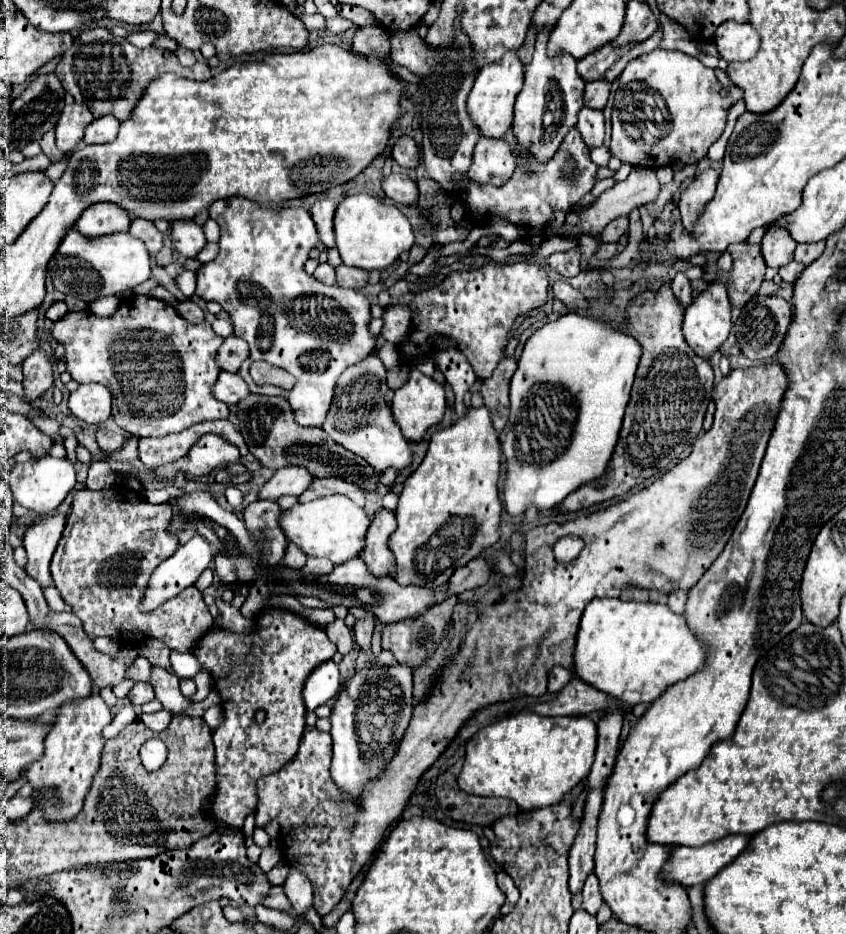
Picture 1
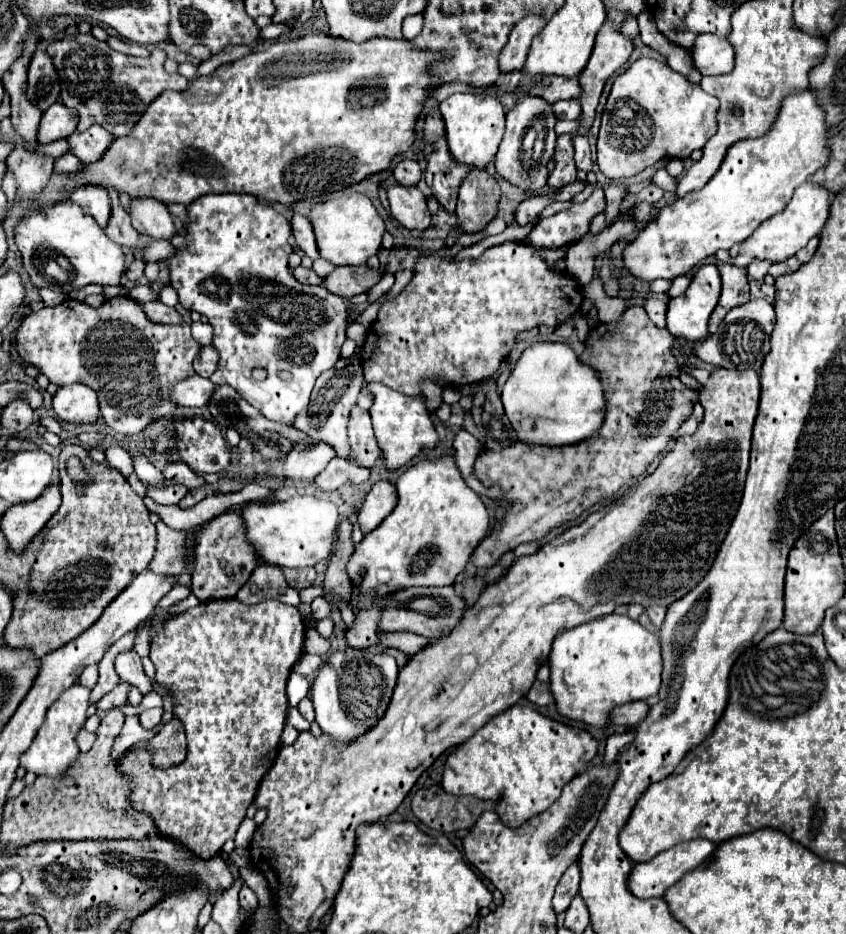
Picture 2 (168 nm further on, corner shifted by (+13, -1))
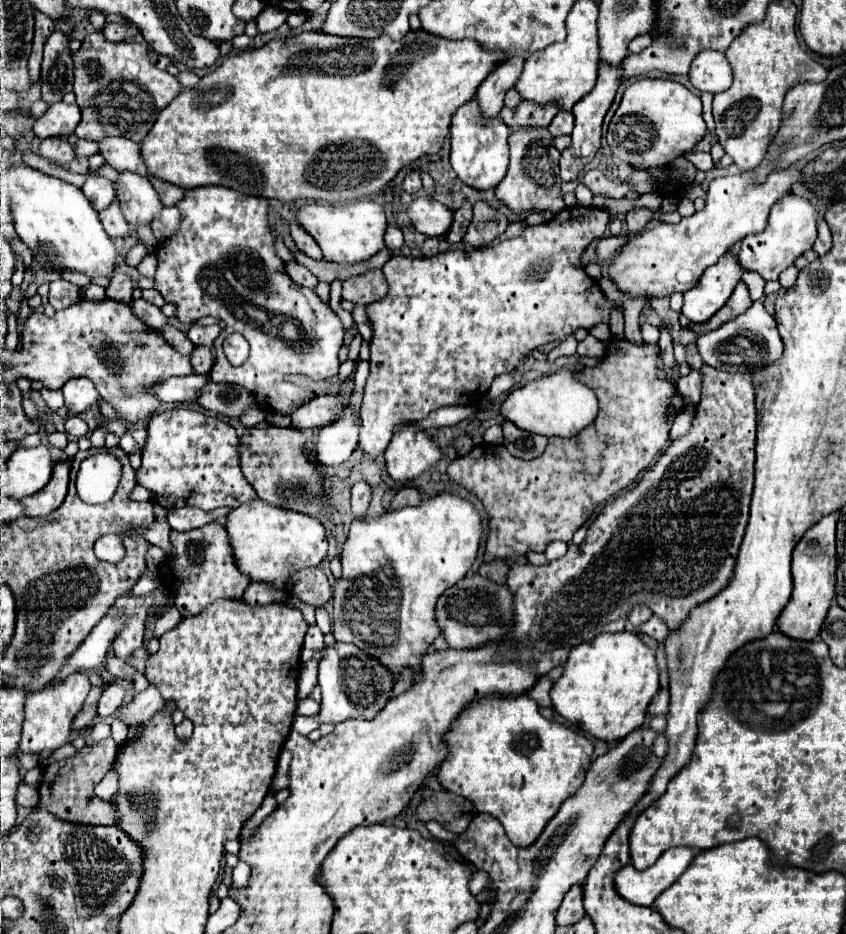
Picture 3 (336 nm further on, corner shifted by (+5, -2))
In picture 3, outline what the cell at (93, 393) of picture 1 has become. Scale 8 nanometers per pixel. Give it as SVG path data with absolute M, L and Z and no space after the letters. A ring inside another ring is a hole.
M70 379L62 387L62 393L64 393L66 409L72 415L88 411L100 401L100 393L96 391L96 387L90 379Z

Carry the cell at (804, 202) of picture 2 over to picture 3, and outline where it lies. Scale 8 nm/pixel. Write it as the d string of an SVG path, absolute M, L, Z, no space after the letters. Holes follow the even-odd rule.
M788 195L786 199L780 199L770 211L768 227L762 233L748 235L742 241L742 247L738 253L740 265L746 269L758 271L766 281L778 279L778 275L784 269L788 269L796 261L796 257L812 249L818 235L818 217L820 217L820 209L808 203L808 199L804 197Z

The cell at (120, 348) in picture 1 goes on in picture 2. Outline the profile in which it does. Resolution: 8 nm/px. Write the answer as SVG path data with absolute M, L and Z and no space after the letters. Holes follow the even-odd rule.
M118 296L106 300L100 308L90 308L88 304L78 300L64 300L60 306L30 312L16 332L16 350L26 364L38 368L56 386L82 382L96 392L102 390L100 410L106 424L120 434L134 436L154 420L172 418L176 404L170 400L170 390L176 382L194 374L192 360L196 358L200 344L192 338L190 324L182 322L172 326L160 326L148 322L138 302L126 296Z

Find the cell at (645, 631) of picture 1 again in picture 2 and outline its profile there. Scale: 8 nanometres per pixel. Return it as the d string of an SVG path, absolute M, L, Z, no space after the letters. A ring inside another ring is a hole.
M608 614L586 622L584 626L566 630L552 644L548 664L550 692L556 700L556 710L564 718L594 728L610 726L610 714L616 706L646 700L660 690L660 640L628 616Z

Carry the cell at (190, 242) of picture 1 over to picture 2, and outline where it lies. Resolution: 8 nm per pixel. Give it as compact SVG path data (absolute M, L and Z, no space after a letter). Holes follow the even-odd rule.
M130 198L130 218L132 226L140 230L140 234L146 234L154 240L170 240L176 236L176 228L172 222L172 216L156 198Z

